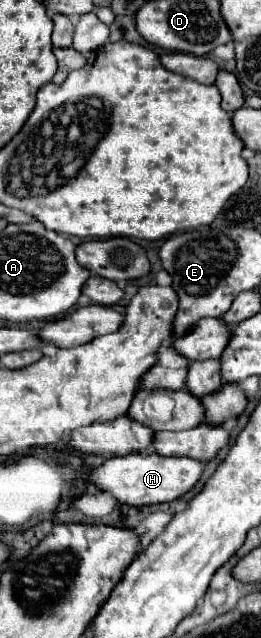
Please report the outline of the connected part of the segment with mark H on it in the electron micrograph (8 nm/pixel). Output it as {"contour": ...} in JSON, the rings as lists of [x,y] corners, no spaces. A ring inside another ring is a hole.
{"contour":[[[151,451],[145,457],[143,453],[111,457],[91,473],[91,479],[103,491],[109,491],[119,503],[143,507],[169,503],[183,497],[199,481],[203,469],[205,469],[203,461],[191,461],[191,457],[159,457],[155,451]]]}

